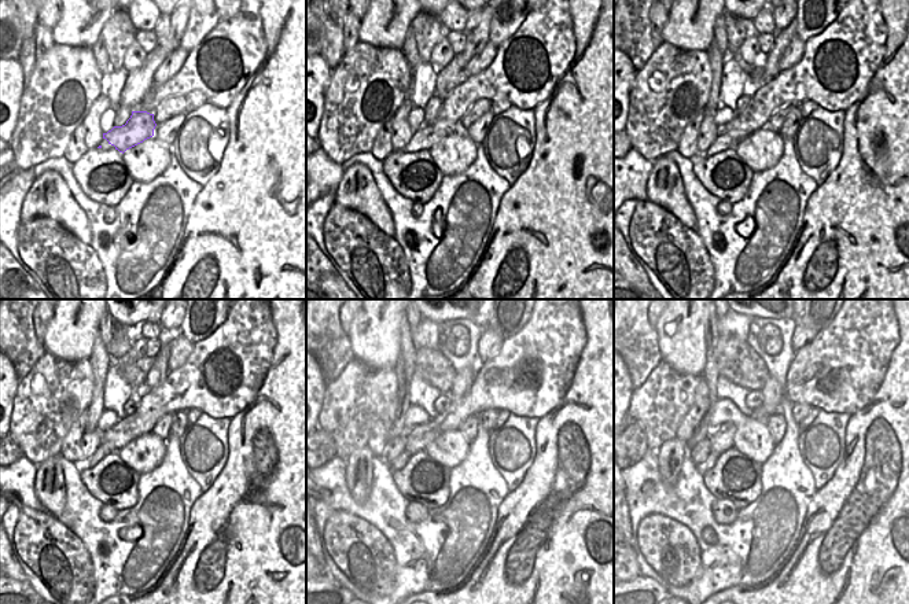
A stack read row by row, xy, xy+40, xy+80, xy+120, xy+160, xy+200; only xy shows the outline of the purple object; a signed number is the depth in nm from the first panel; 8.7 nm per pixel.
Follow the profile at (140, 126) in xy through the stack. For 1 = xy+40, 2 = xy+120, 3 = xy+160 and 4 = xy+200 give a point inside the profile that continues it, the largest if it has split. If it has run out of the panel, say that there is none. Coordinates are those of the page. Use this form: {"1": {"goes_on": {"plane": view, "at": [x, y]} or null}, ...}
{"1": {"goes_on": {"plane": "xy+40", "at": [427, 136]}}, "2": {"goes_on": {"plane": "xy+120", "at": [100, 453]}}, "3": {"goes_on": {"plane": "xy+160", "at": [401, 460]}}, "4": {"goes_on": {"plane": "xy+200", "at": [707, 464]}}}

